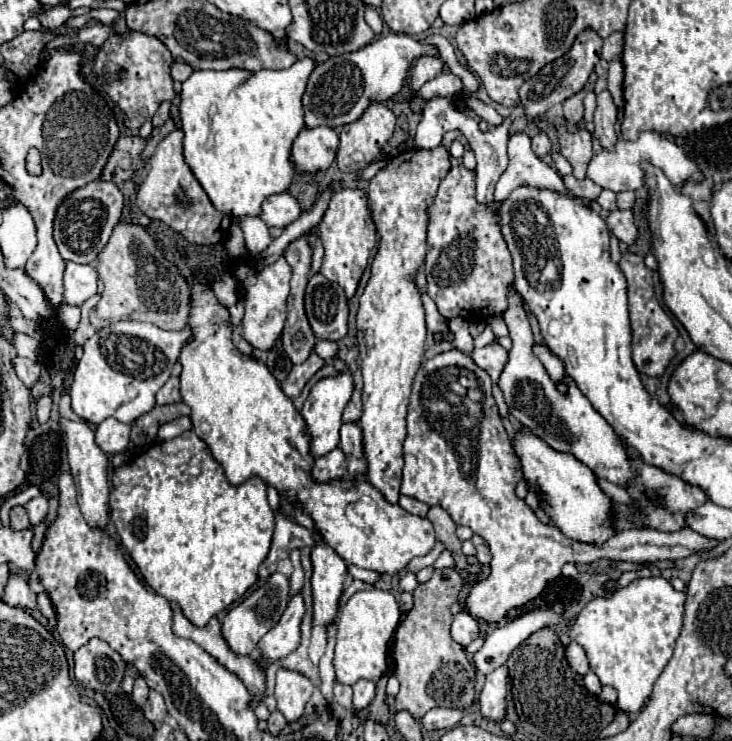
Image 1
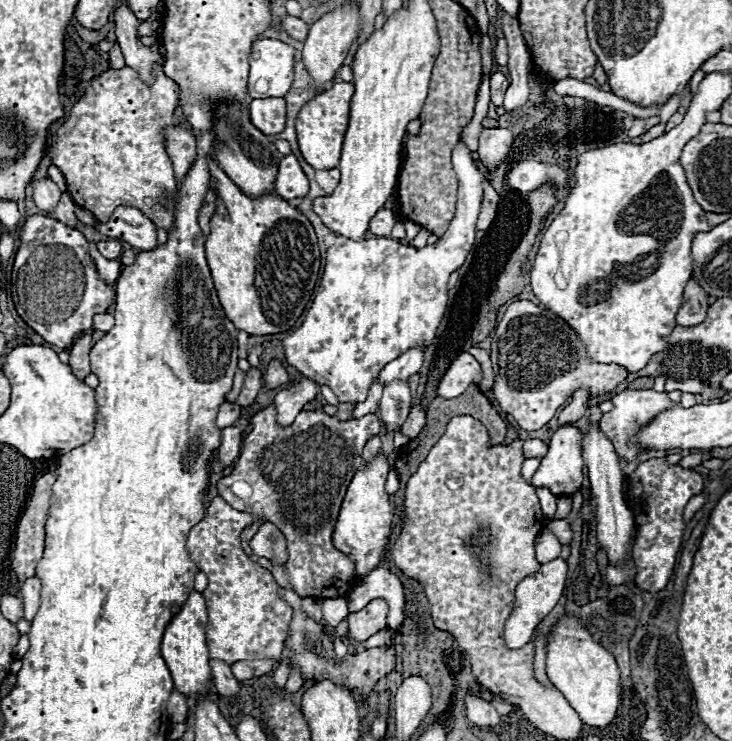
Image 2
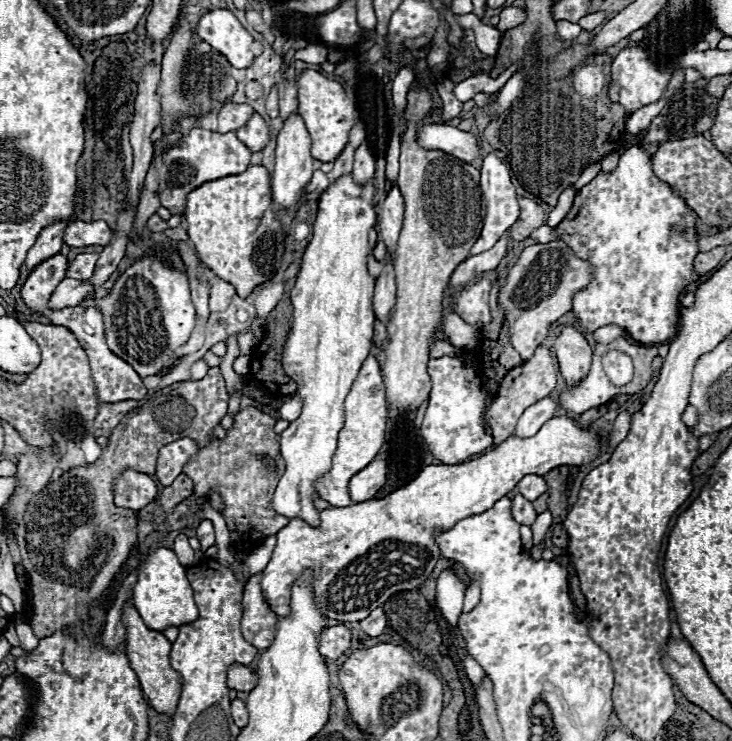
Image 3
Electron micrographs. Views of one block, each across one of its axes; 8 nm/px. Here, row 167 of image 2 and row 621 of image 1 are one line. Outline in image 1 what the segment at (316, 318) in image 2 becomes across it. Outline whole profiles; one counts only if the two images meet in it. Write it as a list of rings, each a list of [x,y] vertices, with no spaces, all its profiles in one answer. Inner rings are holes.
[[[466,610],[454,616],[452,638],[462,646],[468,646],[474,638],[478,638],[478,622]]]

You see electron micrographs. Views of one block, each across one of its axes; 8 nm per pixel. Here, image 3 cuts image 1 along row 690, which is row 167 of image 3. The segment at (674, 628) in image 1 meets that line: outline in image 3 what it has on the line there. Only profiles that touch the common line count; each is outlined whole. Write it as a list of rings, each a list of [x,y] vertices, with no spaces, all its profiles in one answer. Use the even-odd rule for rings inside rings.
[[[630,146],[628,150],[624,150],[624,152],[620,154],[620,162],[618,162],[618,166],[616,166],[614,172],[610,172],[610,174],[598,174],[590,184],[586,184],[586,186],[576,194],[572,210],[568,212],[568,216],[566,216],[556,228],[540,226],[538,230],[534,230],[534,232],[530,234],[530,236],[536,238],[538,242],[550,242],[550,240],[554,240],[554,238],[562,238],[580,258],[586,258],[586,260],[594,266],[594,270],[592,270],[594,280],[590,282],[590,286],[588,286],[586,290],[574,294],[574,308],[572,308],[572,312],[576,314],[576,320],[578,320],[578,326],[580,326],[582,332],[594,332],[594,330],[600,328],[600,326],[618,324],[618,326],[624,328],[634,340],[646,342],[646,344],[662,344],[662,342],[666,342],[666,340],[672,340],[674,334],[676,334],[676,324],[678,324],[678,296],[680,296],[680,292],[692,282],[692,260],[694,260],[694,256],[698,254],[698,244],[696,244],[696,242],[698,242],[698,236],[696,236],[696,216],[694,216],[694,212],[686,206],[684,198],[678,196],[676,190],[672,190],[666,182],[662,182],[662,180],[658,180],[658,178],[654,176],[654,172],[652,172],[652,160],[650,160],[650,158],[652,158],[652,154],[650,154],[644,146]],[[674,226],[682,226],[682,228],[686,228],[688,232],[682,234],[682,236],[680,236],[680,234],[674,234],[674,232],[672,232]]]

